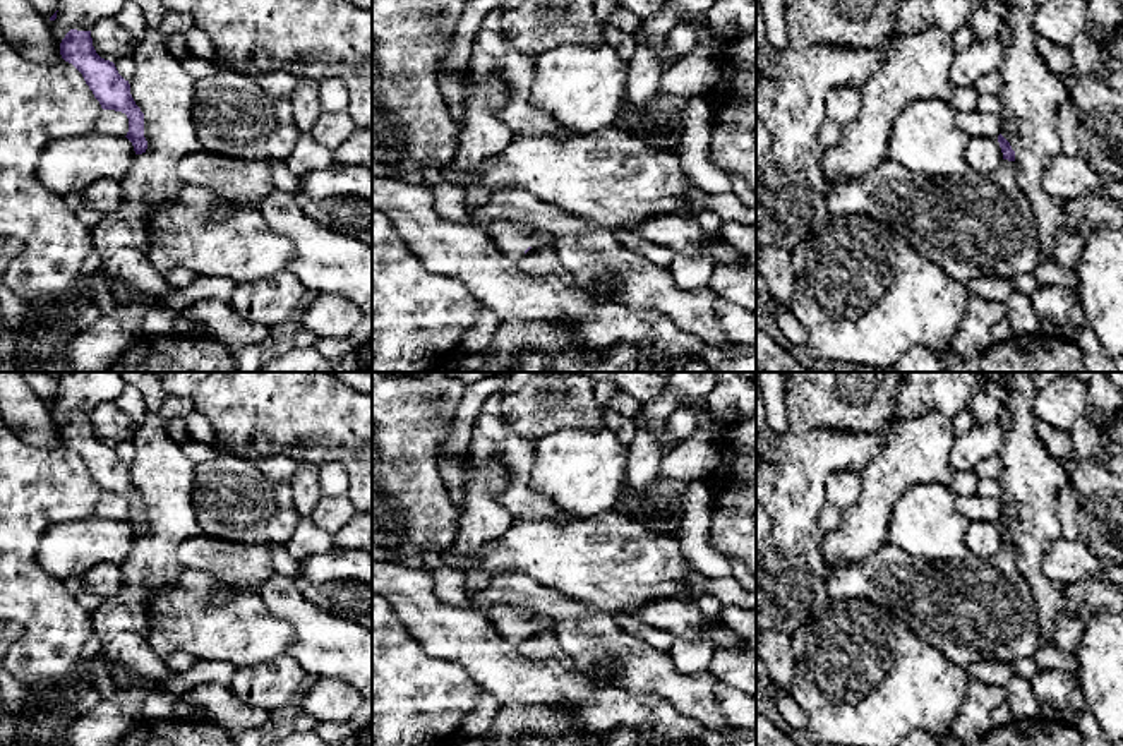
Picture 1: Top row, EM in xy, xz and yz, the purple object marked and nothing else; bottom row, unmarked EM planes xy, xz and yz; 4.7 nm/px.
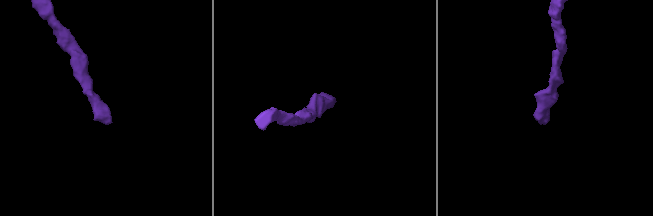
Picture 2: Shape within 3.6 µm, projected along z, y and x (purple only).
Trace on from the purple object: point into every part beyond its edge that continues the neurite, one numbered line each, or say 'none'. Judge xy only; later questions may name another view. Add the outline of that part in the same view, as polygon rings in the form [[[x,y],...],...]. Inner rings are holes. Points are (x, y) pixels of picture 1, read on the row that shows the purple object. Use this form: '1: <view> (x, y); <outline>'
none

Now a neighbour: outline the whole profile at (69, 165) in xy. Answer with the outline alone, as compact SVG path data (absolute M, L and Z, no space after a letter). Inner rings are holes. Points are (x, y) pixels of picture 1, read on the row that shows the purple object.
M91 132L50 142L38 163L38 180L53 194L82 194L101 178L122 182L130 171L135 151L127 137Z

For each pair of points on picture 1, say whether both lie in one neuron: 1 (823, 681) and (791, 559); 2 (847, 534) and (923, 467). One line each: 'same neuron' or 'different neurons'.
1: different neurons
2: same neuron

